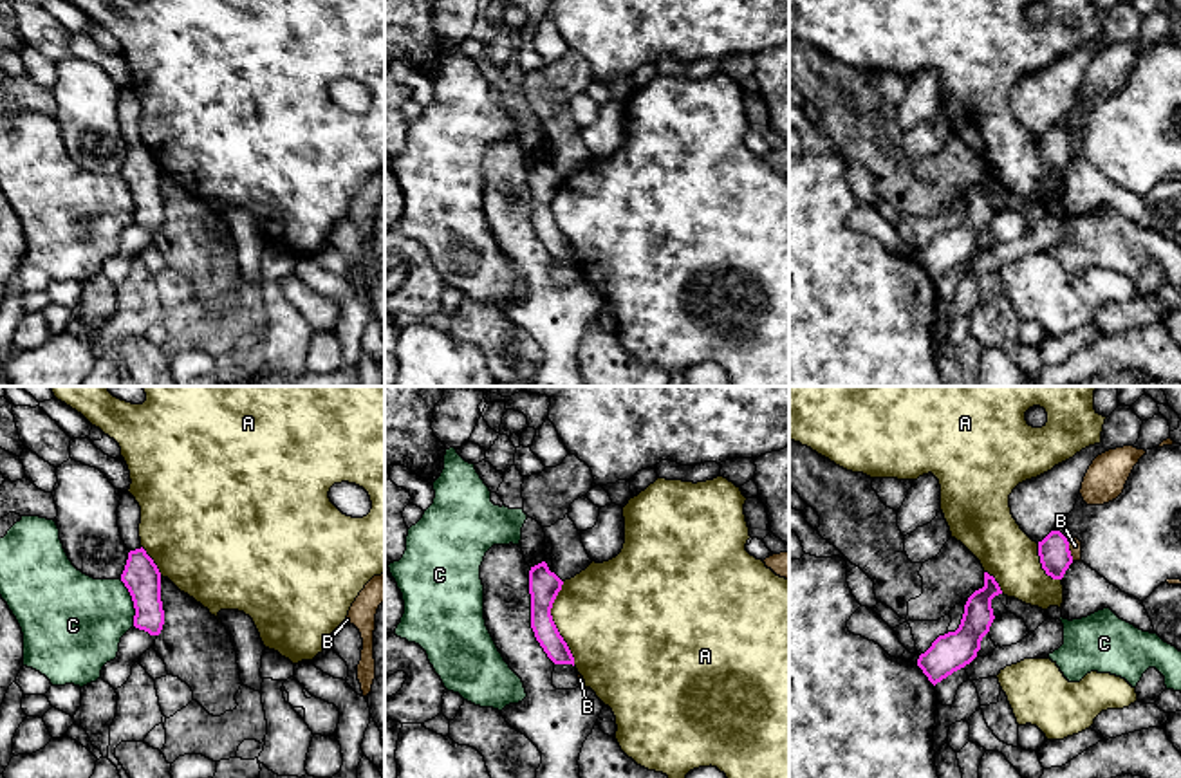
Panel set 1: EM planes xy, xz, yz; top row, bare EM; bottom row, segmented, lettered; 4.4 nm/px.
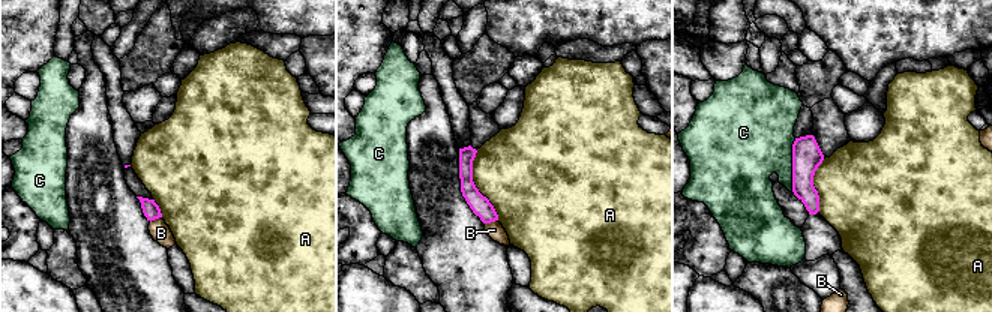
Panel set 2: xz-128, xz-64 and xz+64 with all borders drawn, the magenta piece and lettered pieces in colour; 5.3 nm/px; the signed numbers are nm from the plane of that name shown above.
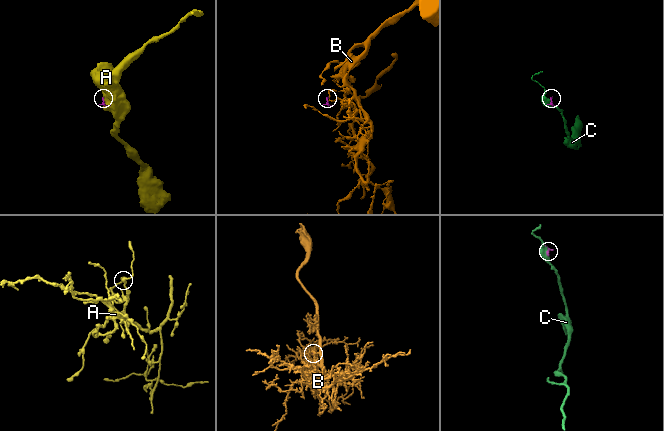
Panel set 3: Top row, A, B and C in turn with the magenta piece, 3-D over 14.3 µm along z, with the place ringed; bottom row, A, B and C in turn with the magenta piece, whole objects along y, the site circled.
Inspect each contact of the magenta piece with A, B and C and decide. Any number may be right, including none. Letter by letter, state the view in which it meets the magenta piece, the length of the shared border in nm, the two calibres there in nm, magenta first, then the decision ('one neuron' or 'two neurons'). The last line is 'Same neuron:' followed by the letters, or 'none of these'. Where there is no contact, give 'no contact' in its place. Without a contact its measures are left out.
A: xz | 380 nm | 140/440 nm | two neurons
B: yz | 80 nm | 140/60 nm | two neurons
C: xy | 220 nm | 160/380 nm | two neurons
Same neuron: none of these

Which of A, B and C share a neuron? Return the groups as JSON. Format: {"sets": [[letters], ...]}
{"sets": [["A"], ["B"], ["C"]]}

